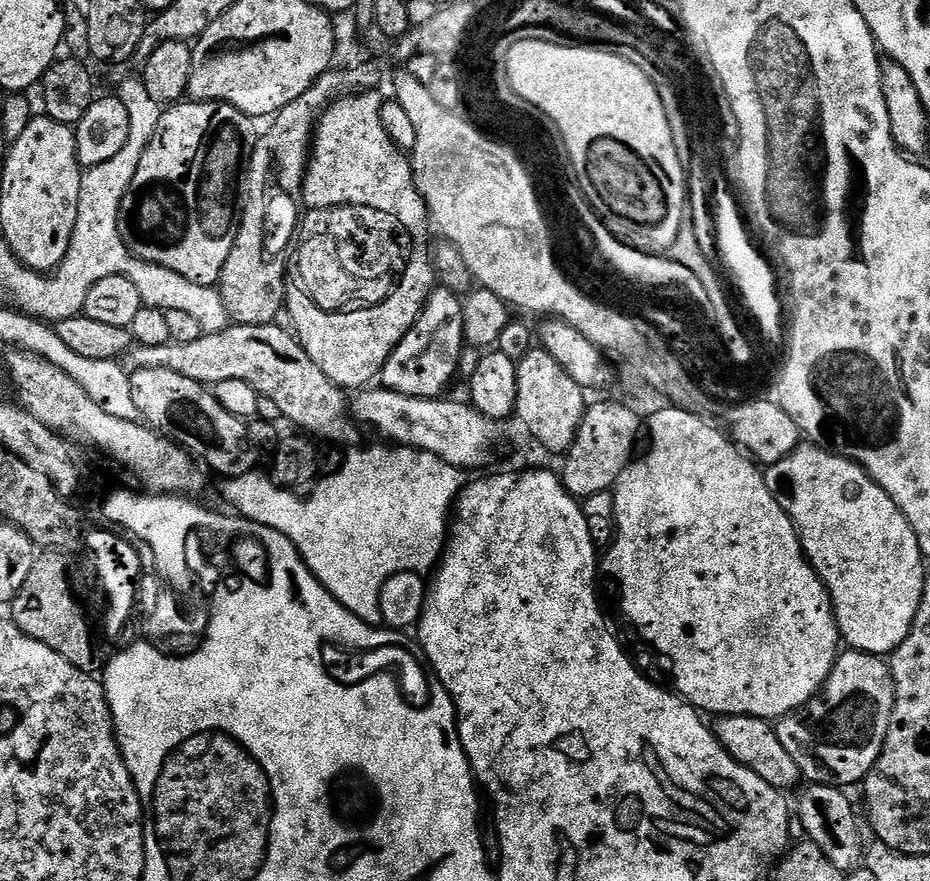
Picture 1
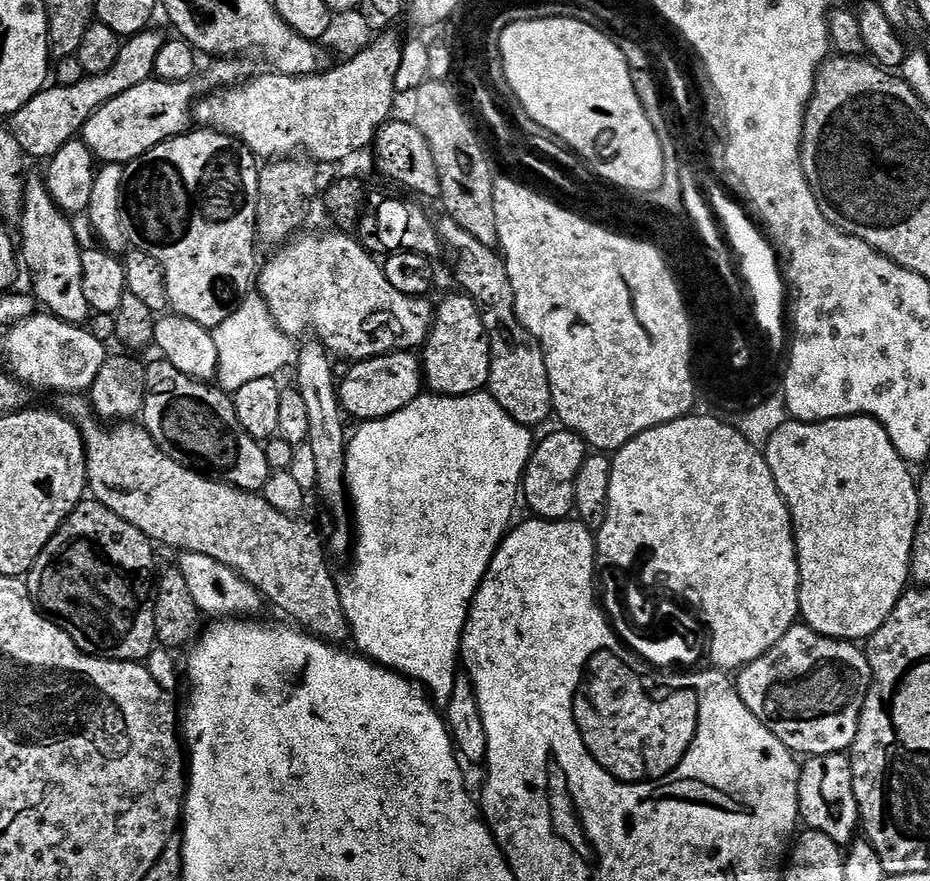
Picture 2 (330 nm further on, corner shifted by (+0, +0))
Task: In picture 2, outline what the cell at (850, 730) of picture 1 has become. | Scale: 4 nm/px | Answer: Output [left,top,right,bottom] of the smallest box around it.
[734,622,872,757]

